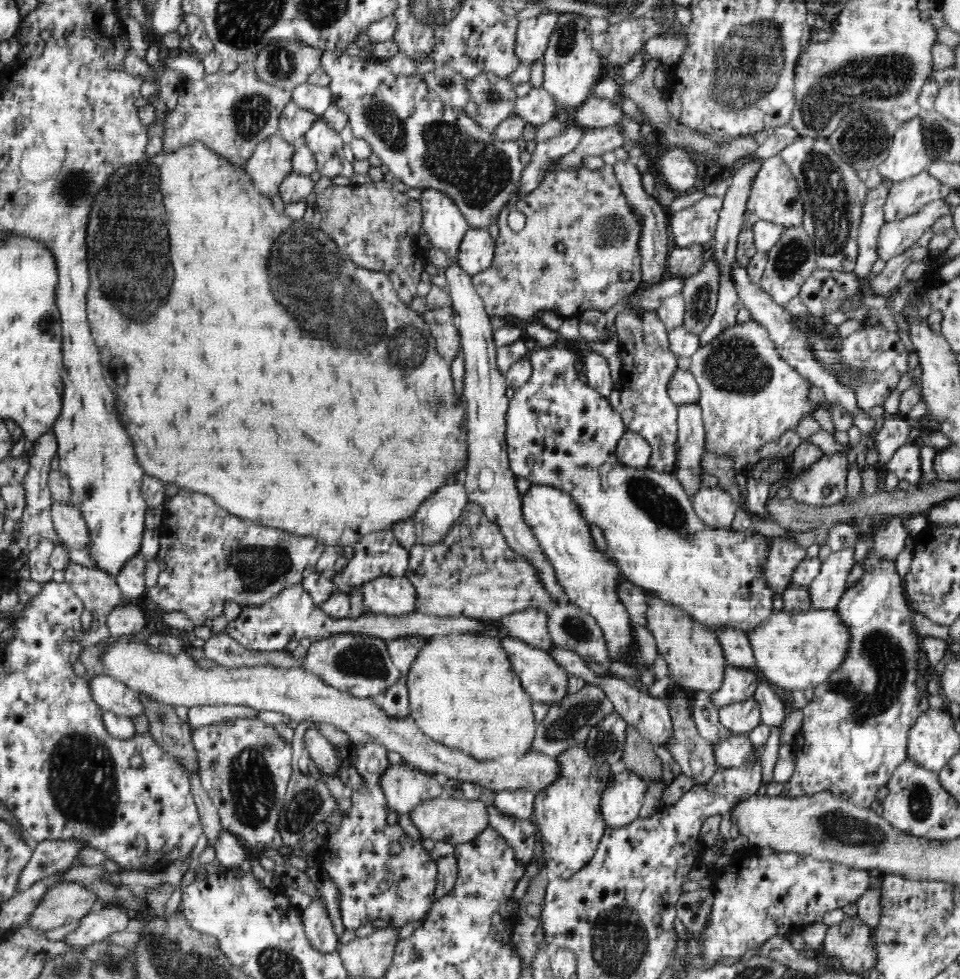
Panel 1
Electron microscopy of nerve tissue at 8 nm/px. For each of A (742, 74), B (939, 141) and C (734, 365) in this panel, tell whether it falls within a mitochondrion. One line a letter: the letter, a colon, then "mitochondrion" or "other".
A: mitochondrion
B: mitochondrion
C: mitochondrion

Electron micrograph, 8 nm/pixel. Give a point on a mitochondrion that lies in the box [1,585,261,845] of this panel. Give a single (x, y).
(83, 782)

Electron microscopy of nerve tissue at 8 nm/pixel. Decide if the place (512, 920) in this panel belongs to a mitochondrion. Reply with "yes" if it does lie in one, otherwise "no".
no

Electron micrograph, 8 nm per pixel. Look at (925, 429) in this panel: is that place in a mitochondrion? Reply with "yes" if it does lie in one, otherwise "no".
no

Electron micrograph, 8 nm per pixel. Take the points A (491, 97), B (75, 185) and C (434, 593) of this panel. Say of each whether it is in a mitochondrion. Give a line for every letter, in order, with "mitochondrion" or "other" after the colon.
A: mitochondrion
B: mitochondrion
C: other

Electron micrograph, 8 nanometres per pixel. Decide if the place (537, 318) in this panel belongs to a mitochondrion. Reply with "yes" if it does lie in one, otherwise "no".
no

